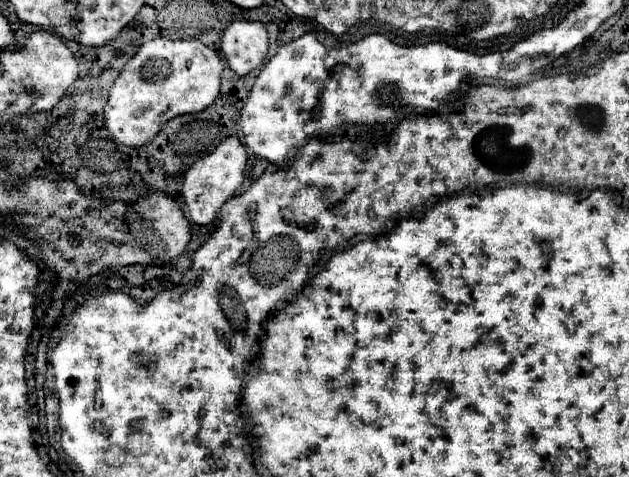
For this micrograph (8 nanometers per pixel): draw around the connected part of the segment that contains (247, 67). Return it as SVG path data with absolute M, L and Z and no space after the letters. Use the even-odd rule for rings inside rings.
M234 21L222 35L220 49L238 75L248 75L262 65L268 51L266 25L260 21Z

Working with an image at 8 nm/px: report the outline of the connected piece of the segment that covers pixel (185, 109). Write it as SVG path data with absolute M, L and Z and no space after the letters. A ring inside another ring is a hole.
M152 39L126 63L122 75L116 79L110 99L106 103L106 129L116 143L140 147L150 141L160 125L184 113L196 113L214 103L220 91L222 59L218 53L198 39L172 41Z

